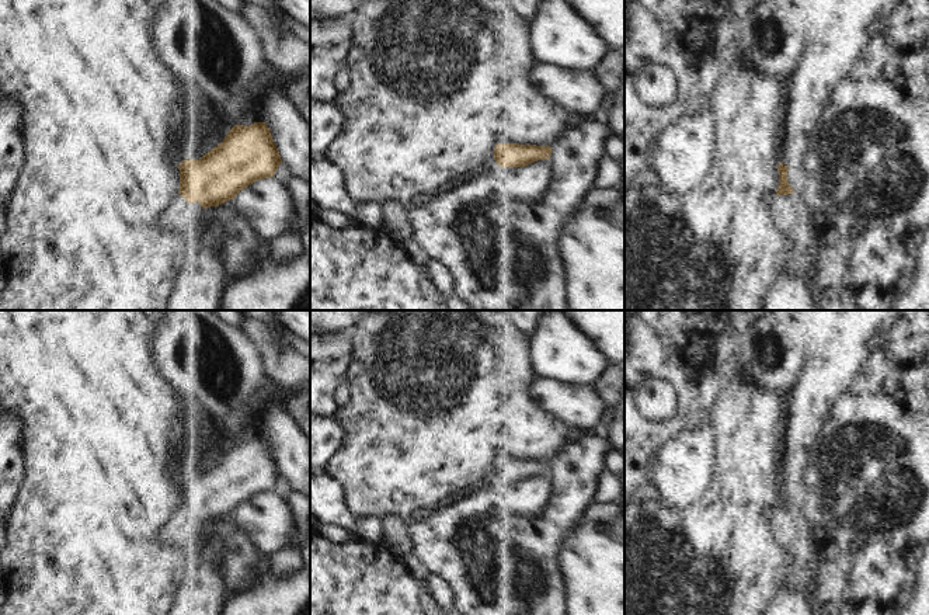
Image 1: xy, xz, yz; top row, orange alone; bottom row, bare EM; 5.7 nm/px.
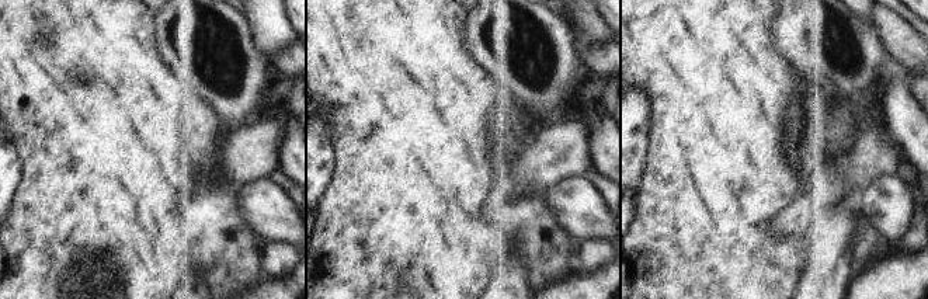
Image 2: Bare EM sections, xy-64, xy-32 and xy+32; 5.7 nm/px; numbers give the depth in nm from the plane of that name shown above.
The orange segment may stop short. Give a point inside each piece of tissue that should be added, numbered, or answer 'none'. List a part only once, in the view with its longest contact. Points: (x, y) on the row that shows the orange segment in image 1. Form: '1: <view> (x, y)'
1: xy (178, 215)

